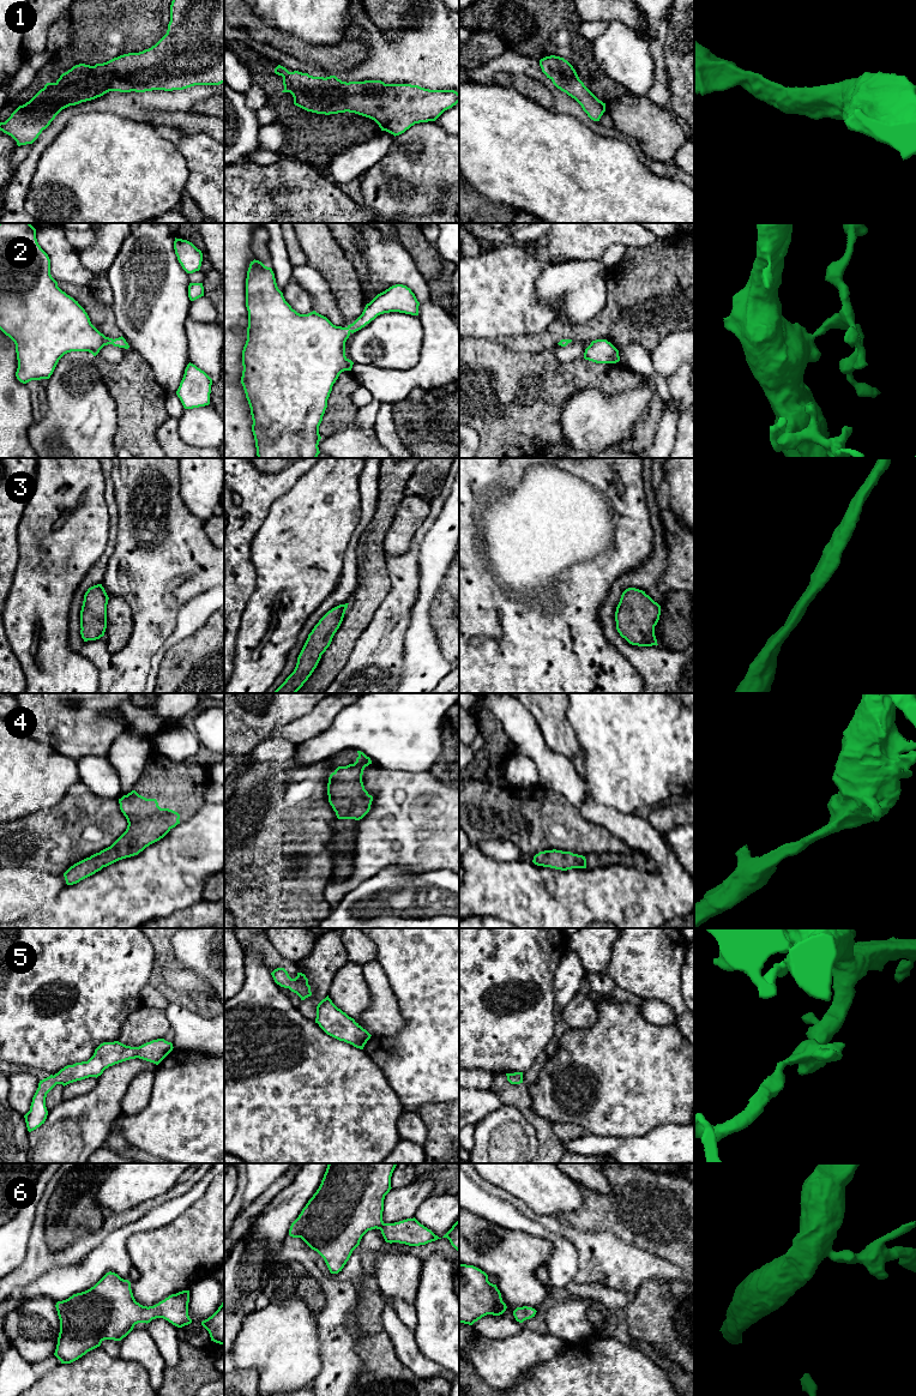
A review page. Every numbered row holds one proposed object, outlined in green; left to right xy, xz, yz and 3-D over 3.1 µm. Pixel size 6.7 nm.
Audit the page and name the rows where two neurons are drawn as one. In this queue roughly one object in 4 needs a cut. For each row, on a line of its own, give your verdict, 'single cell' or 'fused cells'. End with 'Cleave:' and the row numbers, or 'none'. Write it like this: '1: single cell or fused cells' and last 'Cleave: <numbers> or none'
1: single cell
2: single cell
3: single cell
4: single cell
5: single cell
6: single cell
Cleave: none

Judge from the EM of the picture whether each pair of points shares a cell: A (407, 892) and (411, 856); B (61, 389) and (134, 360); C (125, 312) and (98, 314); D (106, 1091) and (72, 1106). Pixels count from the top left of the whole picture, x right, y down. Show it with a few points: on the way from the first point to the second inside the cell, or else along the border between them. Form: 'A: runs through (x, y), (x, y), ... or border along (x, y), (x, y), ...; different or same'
A: border along (437, 868), (381, 870); different
B: border along (94, 356), (94, 362), (102, 381), (113, 398); different
C: border along (110, 307), (114, 322), (122, 335); different
D: runs through (97, 1096), (88, 1106), (80, 1106); same

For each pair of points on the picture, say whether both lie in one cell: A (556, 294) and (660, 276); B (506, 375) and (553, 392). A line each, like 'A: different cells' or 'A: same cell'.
A: different cells
B: same cell

